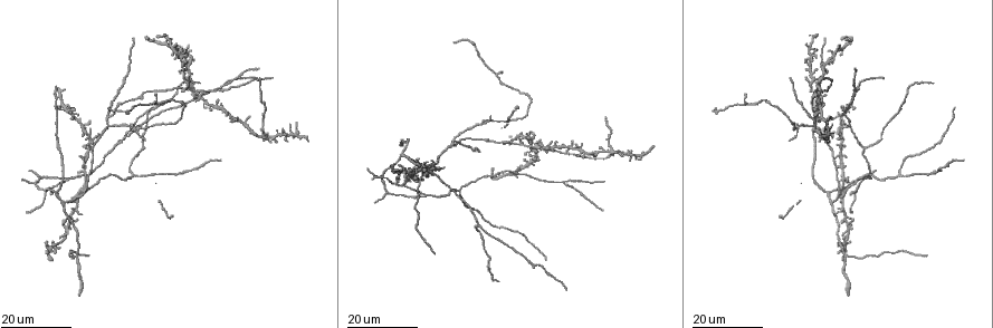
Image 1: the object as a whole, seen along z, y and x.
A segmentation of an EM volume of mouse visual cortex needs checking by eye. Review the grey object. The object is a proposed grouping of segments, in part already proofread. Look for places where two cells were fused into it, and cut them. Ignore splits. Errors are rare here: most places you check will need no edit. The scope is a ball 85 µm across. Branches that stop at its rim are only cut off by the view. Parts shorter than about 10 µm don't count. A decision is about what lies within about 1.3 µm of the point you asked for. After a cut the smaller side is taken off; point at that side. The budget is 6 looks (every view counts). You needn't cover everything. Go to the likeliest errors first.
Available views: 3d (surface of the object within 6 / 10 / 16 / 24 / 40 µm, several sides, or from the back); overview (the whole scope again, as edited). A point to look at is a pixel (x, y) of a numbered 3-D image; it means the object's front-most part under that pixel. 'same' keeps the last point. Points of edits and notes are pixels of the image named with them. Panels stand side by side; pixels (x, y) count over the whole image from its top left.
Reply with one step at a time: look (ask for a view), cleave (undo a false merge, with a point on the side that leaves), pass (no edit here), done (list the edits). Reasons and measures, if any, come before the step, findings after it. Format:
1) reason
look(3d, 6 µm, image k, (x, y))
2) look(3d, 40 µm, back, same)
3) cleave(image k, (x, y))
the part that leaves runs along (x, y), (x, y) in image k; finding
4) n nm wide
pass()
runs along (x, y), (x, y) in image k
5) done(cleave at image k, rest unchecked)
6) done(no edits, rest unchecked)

looks like a crossing
look(3d, 24 µm, image 1, (612, 150))

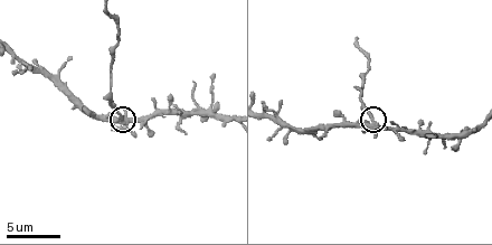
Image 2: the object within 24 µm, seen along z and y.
look(3d, 10 µm, image 2, (122, 118))

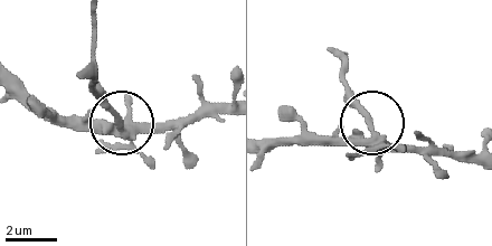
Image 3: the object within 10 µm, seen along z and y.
4 arms
cleave(image 3, (96, 94))
a second cell is stuck on

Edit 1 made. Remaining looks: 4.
look(overview)

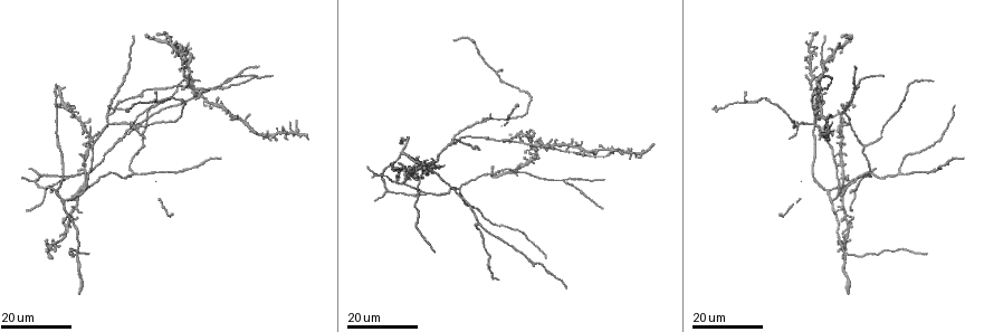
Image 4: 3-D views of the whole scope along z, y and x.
look(3d, 24 µm, image 4, (196, 89))

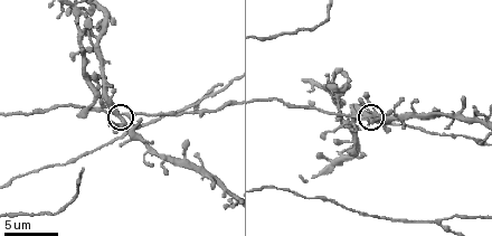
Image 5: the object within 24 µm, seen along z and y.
closer look
look(3d, 6 µm, image 5, (375, 114))

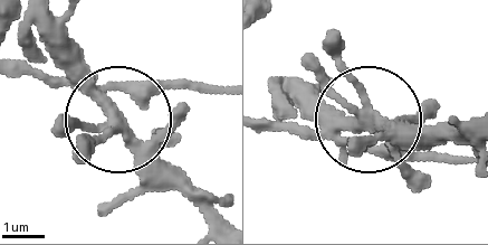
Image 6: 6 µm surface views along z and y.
side arm 25 µm
pass()
runs along (16, 58), (59, 62), (120, 114), (194, 83) in image 6; one cell here

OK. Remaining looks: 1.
done(cleave at image 3, rest unchecked)

